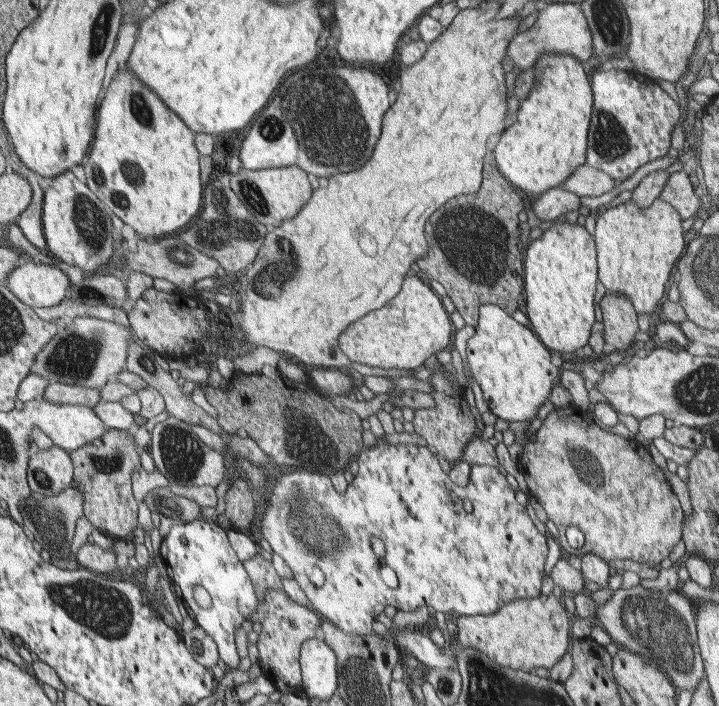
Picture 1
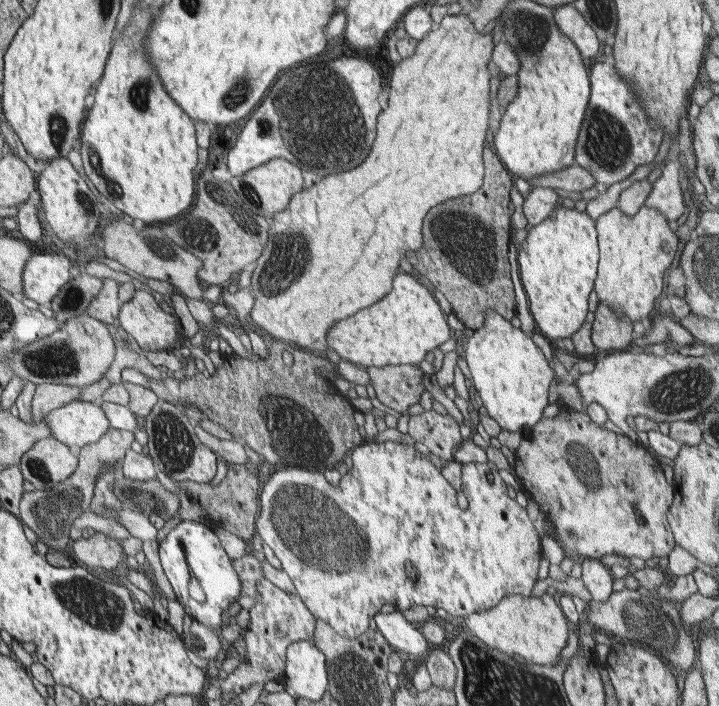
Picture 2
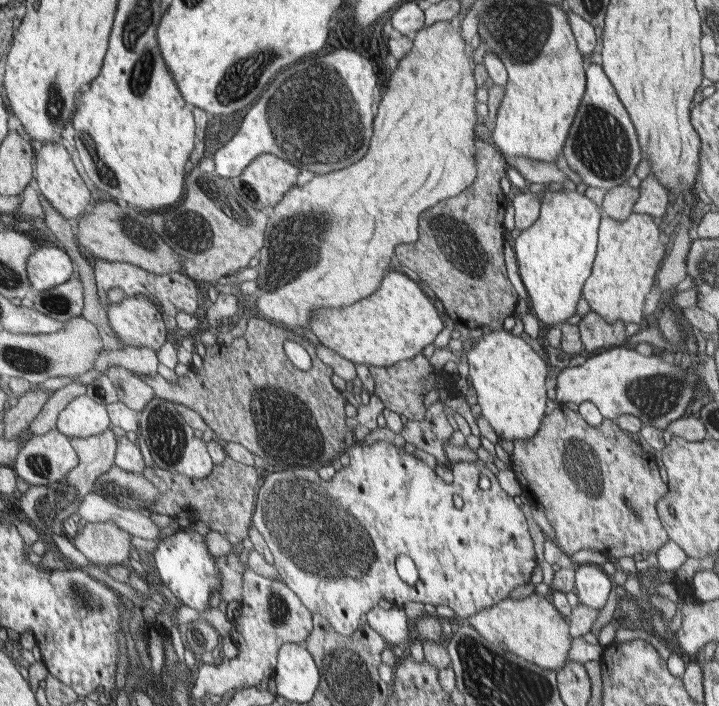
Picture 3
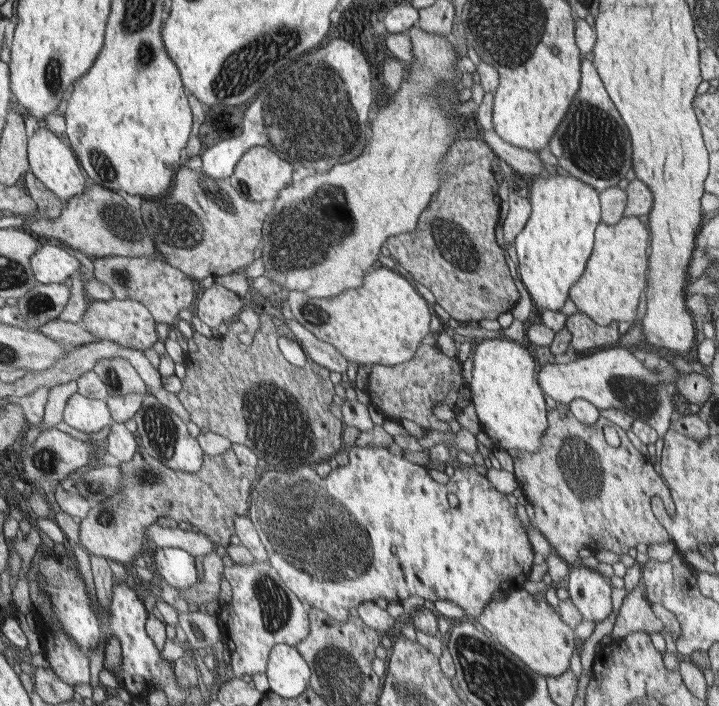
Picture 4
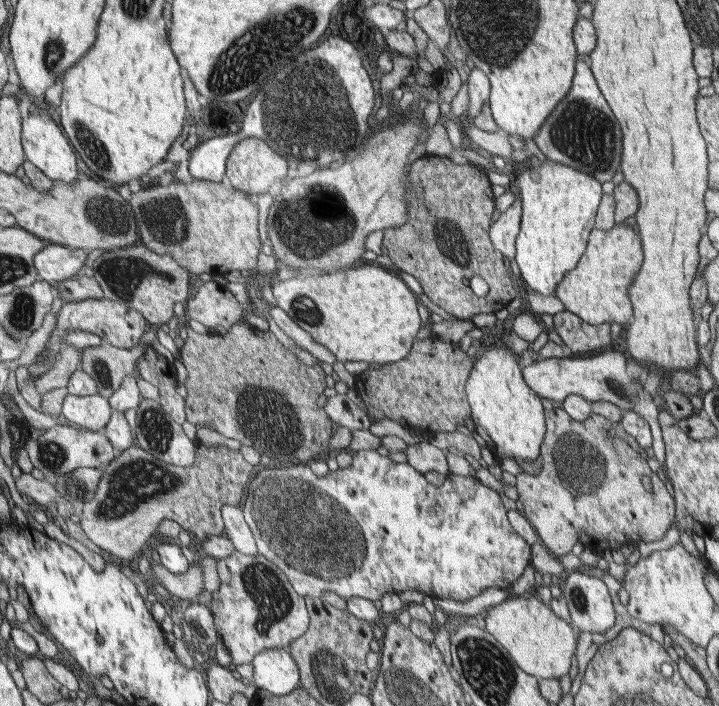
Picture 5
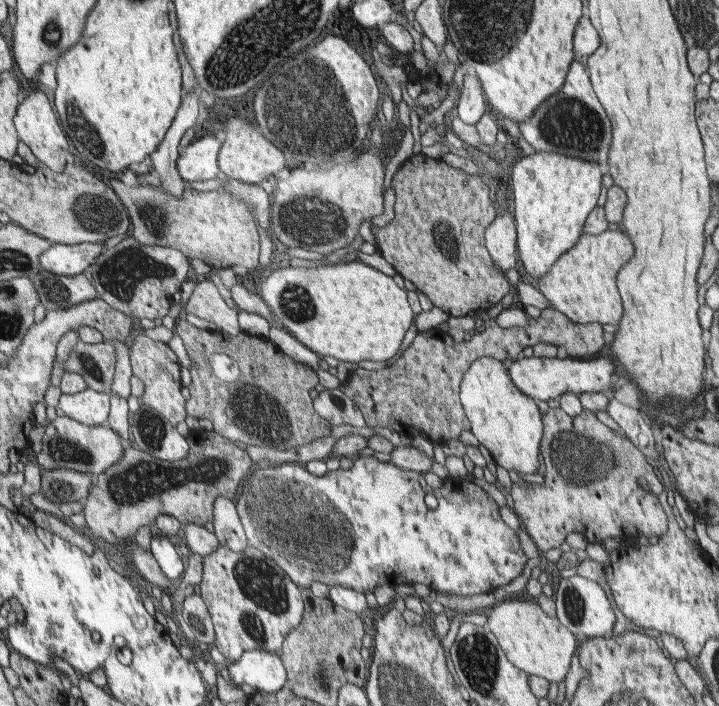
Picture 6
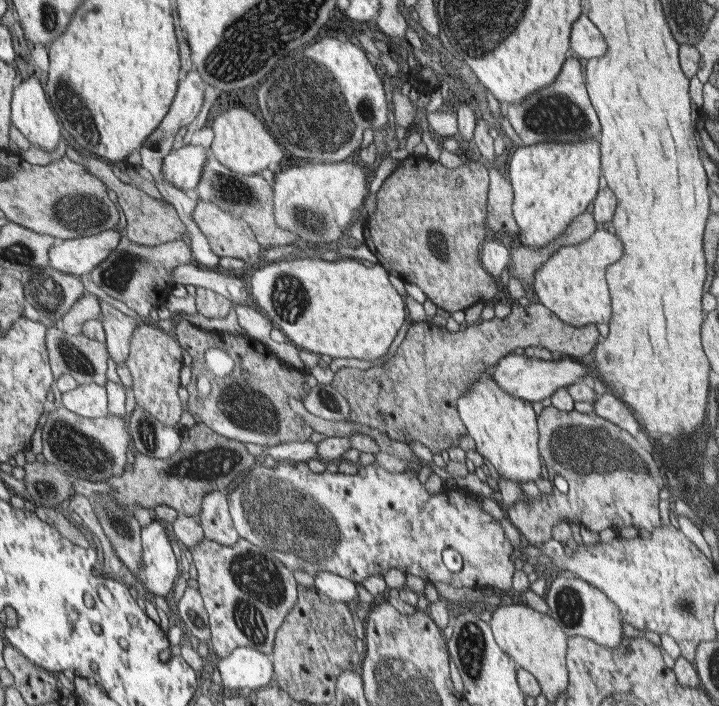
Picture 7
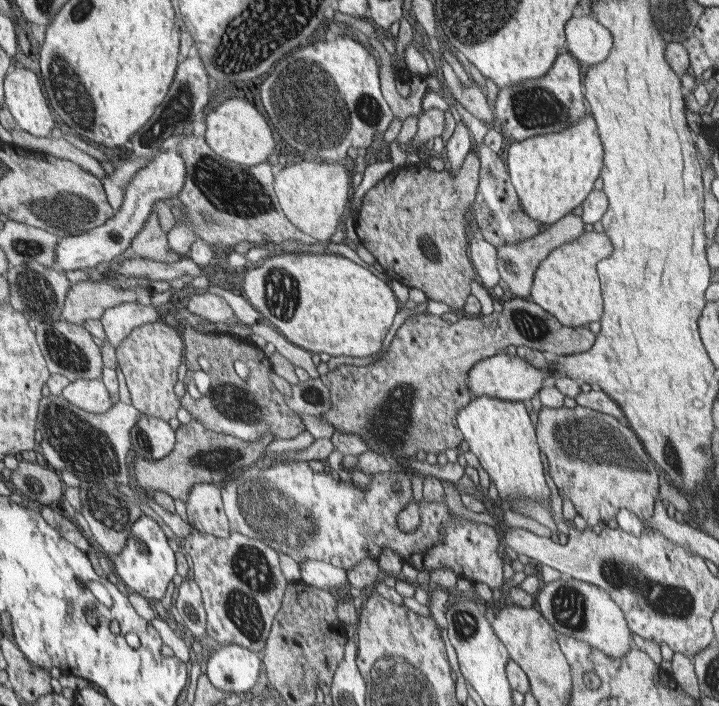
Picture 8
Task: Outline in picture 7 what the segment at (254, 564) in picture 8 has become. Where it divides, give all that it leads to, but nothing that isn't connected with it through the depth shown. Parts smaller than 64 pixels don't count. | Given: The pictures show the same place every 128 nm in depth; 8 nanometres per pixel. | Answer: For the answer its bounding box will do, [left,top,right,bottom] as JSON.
[189,537,298,657]

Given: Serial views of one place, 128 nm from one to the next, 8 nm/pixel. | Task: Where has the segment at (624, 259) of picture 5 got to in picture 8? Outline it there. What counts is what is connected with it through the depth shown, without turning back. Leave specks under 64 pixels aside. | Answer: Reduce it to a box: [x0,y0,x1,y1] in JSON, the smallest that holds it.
[530,231,613,327]

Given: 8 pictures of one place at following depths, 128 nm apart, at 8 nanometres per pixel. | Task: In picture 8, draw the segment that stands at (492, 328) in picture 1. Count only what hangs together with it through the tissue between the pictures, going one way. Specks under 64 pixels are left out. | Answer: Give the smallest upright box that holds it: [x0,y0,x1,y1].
[457,396,550,504]

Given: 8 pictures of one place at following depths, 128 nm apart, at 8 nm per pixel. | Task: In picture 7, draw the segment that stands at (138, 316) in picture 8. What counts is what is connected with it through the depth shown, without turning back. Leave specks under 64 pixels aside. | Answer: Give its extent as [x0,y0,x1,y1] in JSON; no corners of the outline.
[100,300,141,363]

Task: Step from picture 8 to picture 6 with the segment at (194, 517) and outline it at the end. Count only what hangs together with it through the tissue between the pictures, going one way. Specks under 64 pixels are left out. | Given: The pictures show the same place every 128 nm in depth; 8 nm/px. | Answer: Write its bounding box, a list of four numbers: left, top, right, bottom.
[214,496,248,552]

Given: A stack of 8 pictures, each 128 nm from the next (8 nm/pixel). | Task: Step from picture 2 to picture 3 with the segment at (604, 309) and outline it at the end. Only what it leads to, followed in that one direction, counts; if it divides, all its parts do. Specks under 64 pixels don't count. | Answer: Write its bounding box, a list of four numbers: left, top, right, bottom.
[580,311,626,353]

